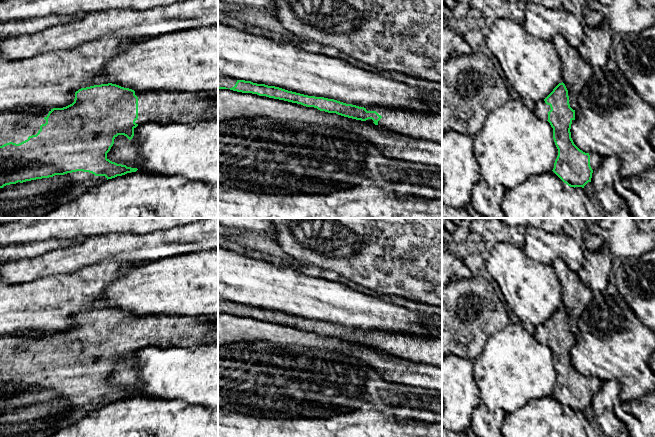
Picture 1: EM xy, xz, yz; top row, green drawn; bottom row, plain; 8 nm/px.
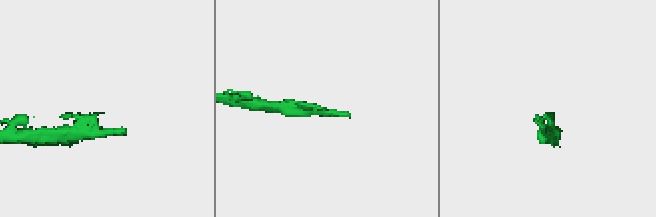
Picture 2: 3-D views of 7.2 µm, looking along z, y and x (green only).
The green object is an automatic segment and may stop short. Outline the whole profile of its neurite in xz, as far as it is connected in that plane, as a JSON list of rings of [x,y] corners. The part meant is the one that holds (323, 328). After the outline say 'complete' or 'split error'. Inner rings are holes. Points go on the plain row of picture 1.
[[[219,298],[218,312],[252,317],[301,328],[306,331],[314,331],[320,335],[374,347],[391,355],[413,360],[417,363],[433,364],[442,367],[442,336],[435,337],[433,335],[417,335],[405,332],[364,332],[334,323],[308,320],[275,310],[237,304]]] | split error

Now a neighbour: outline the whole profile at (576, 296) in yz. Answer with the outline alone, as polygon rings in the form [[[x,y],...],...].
[[[563,259],[552,262],[556,276],[561,284],[562,304],[568,314],[569,328],[578,334],[578,320],[585,308],[594,299],[593,291],[581,281],[576,271],[570,269]]]

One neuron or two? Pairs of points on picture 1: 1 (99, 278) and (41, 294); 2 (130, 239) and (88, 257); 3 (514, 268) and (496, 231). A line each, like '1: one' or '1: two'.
1: one
2: one
3: two

